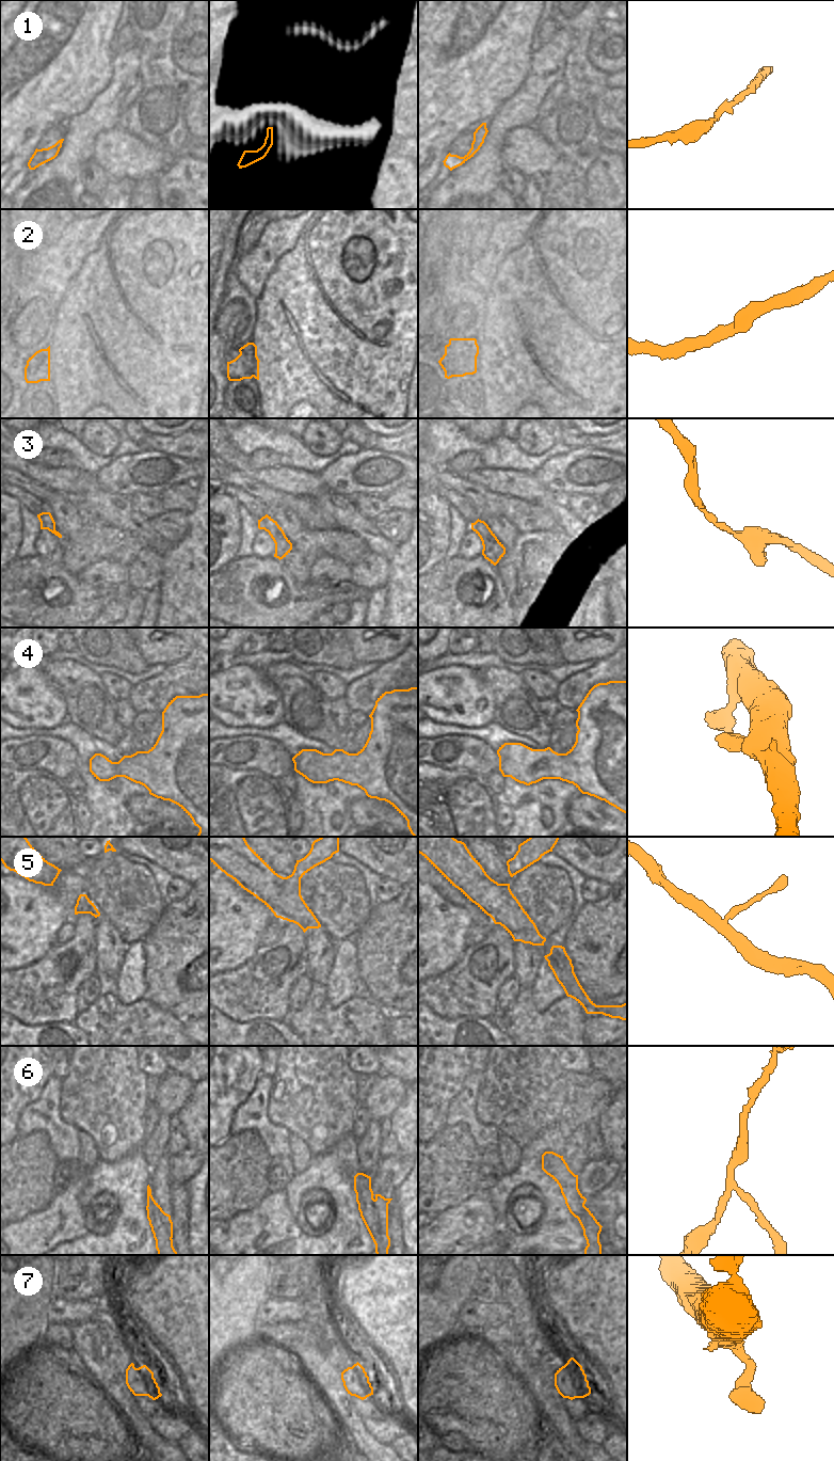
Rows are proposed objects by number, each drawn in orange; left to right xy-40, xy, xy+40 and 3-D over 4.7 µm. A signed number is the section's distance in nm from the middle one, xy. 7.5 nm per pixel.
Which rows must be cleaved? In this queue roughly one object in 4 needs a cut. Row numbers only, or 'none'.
6

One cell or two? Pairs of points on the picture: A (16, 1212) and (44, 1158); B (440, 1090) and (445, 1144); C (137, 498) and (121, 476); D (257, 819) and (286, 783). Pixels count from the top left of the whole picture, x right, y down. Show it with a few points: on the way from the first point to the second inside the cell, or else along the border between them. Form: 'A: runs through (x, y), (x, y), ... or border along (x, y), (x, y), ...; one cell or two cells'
A: runs through (16, 1199), (16, 1186), (30, 1172); one cell
B: border along (445, 1127), (429, 1141); two cells
C: border along (159, 494), (133, 493), (129, 496); two cells
D: border along (276, 779), (283, 793), (291, 798); two cells

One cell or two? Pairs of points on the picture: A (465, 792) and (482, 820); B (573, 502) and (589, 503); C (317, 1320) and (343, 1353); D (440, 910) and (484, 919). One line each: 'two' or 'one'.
A: one
B: one
C: one
D: two

